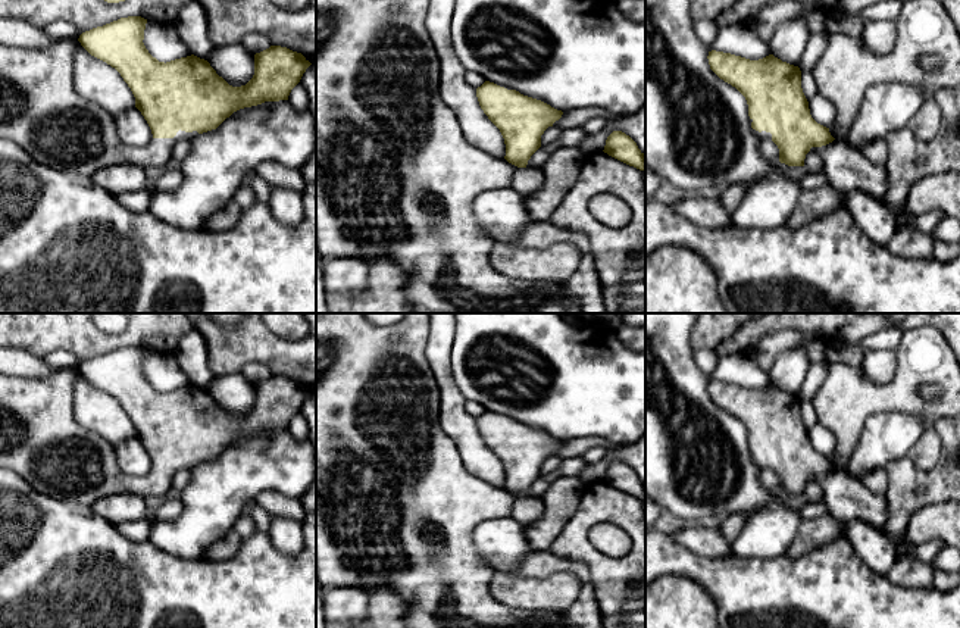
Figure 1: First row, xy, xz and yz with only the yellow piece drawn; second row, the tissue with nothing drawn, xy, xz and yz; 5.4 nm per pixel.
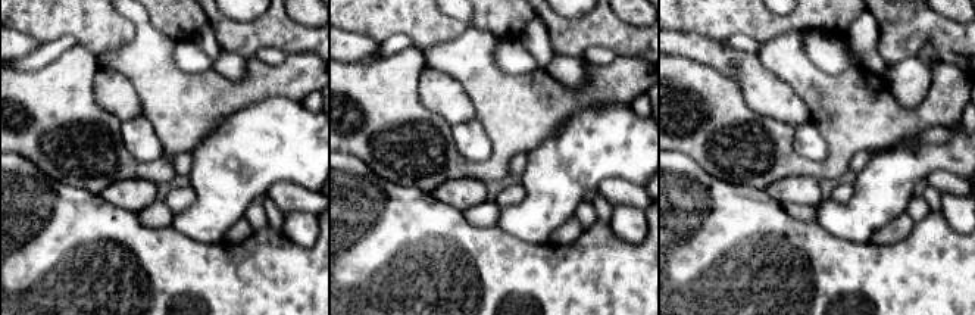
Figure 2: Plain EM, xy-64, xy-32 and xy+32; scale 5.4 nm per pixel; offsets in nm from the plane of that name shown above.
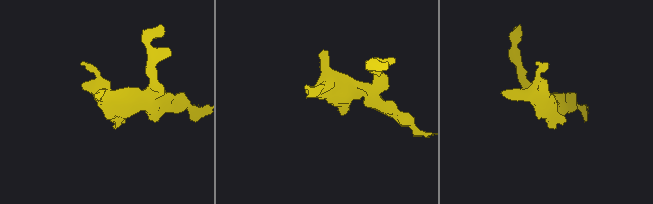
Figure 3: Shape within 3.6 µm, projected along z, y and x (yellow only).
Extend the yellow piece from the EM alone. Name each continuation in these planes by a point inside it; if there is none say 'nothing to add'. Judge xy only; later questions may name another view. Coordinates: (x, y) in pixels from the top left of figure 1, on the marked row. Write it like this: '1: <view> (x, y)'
1: xy (40, 109)

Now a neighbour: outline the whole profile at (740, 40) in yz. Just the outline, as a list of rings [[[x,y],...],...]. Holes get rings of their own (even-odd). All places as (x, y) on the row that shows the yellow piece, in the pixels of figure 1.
[[[731,25],[719,29],[709,51],[723,51],[750,60],[759,60],[770,54],[770,47],[747,25]]]

